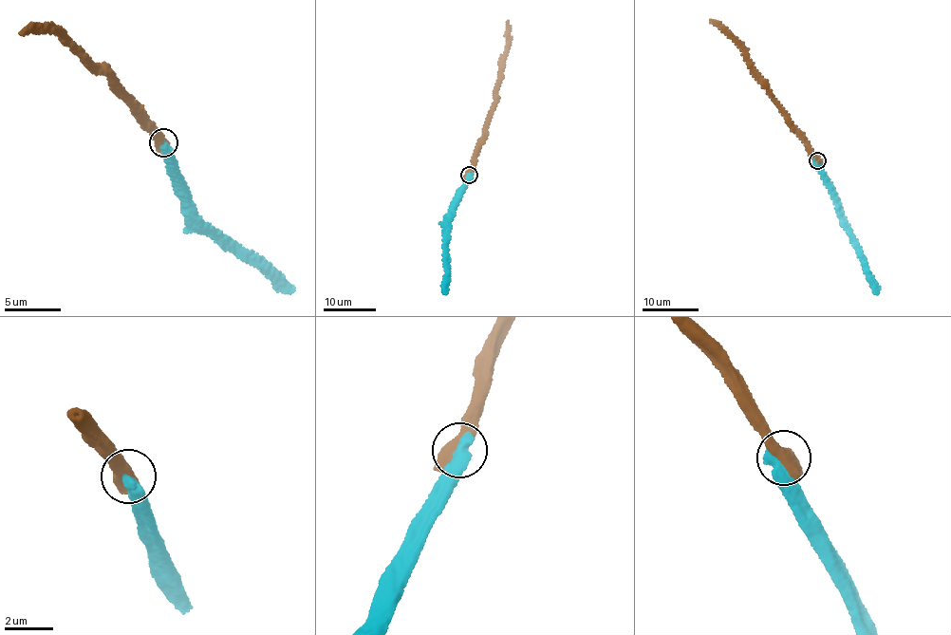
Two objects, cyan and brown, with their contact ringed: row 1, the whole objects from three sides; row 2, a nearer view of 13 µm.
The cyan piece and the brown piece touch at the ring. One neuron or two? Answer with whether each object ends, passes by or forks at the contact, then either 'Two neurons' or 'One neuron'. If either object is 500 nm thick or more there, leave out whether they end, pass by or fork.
Two neurons

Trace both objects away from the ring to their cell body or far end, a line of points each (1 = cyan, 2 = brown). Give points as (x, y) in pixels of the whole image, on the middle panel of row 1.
1: (470, 175), (443, 226), (445, 293)
2: (470, 175), (497, 99), (496, 91), (508, 49), (507, 21)

